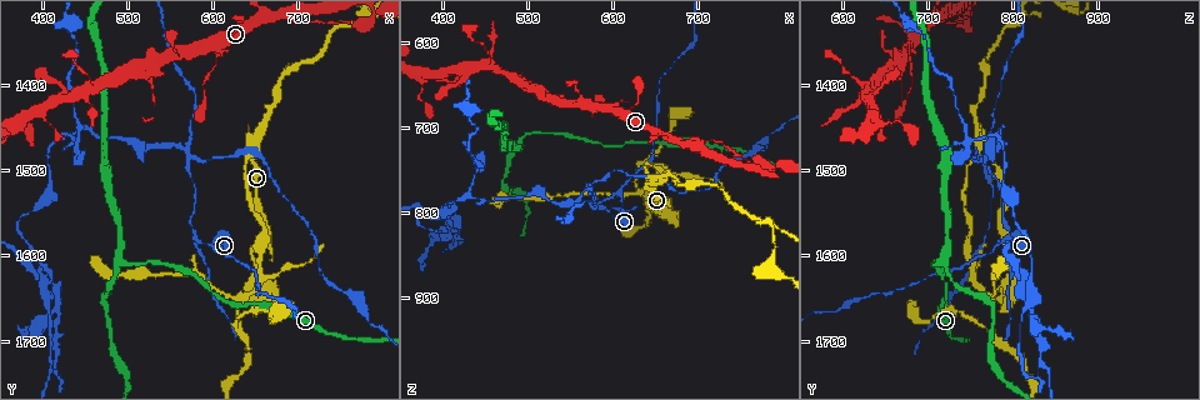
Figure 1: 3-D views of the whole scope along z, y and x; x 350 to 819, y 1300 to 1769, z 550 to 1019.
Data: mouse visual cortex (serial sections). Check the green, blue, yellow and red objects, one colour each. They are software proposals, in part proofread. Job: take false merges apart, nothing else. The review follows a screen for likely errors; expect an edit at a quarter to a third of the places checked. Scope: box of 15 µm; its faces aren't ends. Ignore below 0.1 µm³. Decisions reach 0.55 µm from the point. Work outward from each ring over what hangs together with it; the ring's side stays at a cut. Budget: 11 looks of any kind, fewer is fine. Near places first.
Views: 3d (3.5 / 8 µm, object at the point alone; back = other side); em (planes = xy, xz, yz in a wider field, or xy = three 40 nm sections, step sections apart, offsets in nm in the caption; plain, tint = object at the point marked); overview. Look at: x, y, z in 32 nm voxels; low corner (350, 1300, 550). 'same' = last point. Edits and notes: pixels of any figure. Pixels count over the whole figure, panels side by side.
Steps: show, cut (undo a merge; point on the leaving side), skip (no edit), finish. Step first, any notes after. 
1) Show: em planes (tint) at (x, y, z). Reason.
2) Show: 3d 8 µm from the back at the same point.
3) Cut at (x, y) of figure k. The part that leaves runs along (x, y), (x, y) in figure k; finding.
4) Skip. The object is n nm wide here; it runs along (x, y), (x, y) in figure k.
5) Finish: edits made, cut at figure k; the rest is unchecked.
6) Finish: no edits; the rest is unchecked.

Show: 3d 3.5 µm at (490, 1610, 720). Abrupt turn.

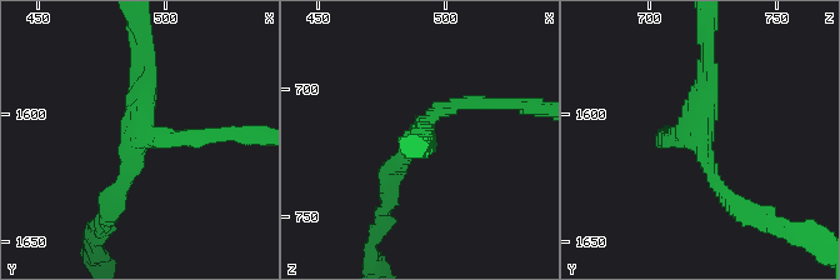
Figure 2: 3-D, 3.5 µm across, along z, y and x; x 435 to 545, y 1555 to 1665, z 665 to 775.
Show: em planes (tint) at (492, 1607, 715). 3 arms meet here; the arms are 200, 200, 250 nm wide; now the EM.

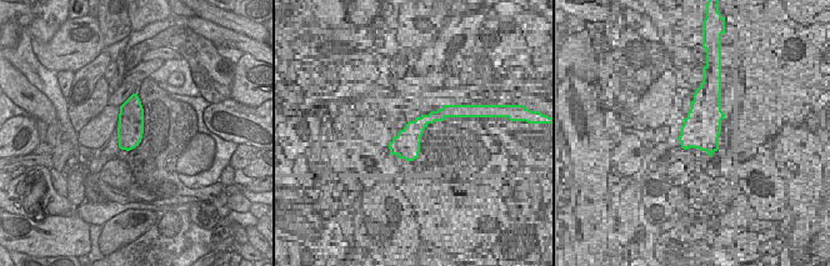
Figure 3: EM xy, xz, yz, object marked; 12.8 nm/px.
Skip. It runs along (213, 135), (144, 135), (148, 54) in figure 2; all the same cell.

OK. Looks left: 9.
Show: 3d 3.5 µm at (435, 1415, 630). A fork.

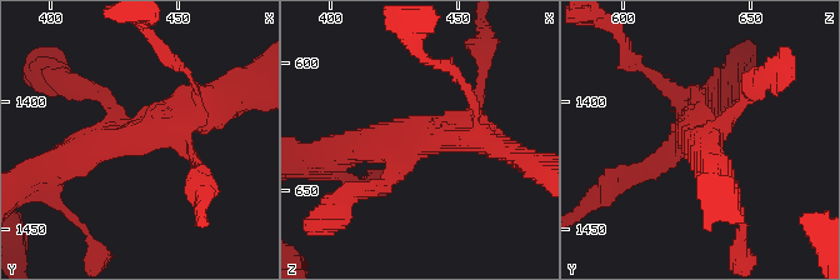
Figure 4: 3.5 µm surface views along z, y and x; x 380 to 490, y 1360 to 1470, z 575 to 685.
Show: em xy step 1 (tint) at (436, 1414, 627).

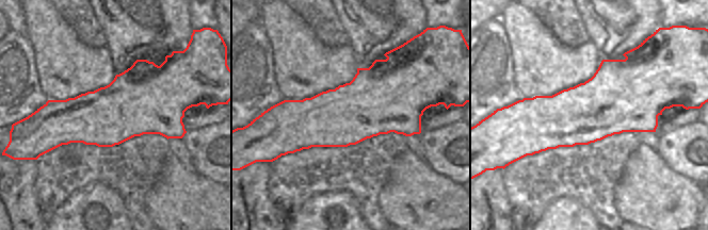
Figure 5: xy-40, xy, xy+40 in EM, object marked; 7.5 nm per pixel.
Skip. It runs along (215, 108), (66, 161) in figure 4; continuous, no second cell.

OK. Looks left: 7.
Show: 3d 3.5 µm at (600, 1590, 780). Three-way junction.

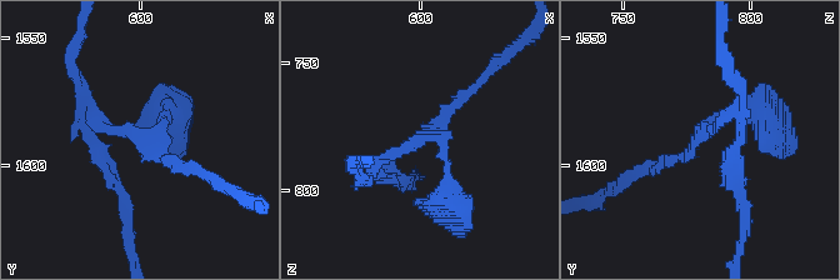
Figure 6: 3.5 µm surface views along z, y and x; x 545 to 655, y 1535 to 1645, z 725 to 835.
Show: em xy step 3 (tint) at (602, 1590, 778). 3 arms meet here; the arms are 150, 150, 250 nm wide.

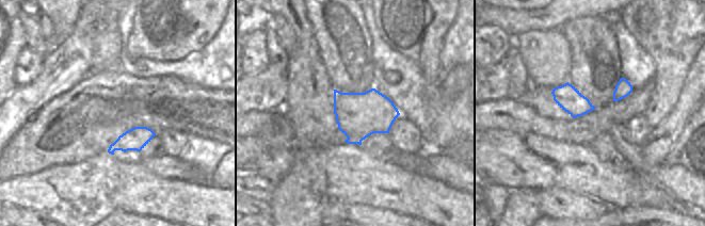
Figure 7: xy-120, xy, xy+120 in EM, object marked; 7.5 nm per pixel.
Skip. One cell here.

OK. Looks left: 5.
Show: 3d 3.5 µm at (645, 1470, 765). A fork.

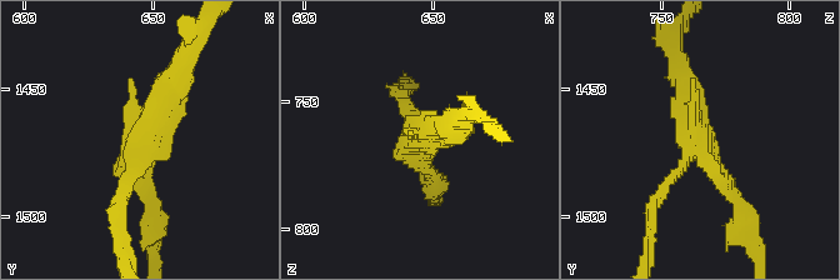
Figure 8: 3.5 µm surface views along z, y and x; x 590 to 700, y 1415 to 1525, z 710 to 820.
Show: em xy step 1 (tint) at (644, 1473, 764). 3 arms meet here; the arms are 150, 150, 300 nm wide.

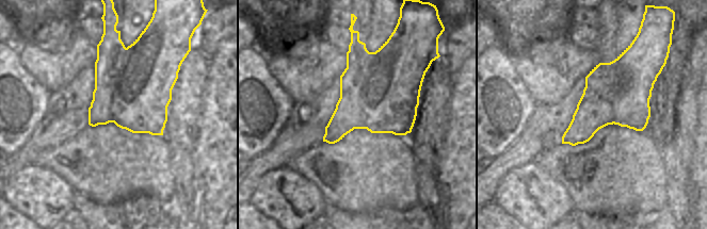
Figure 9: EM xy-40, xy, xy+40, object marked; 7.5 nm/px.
Cut at (166, 78) of figure 8. The object is 600 nm wide here; the part that leaves runs along (139, 148), (120, 198), (124, 255) in figure 8; two cells meet here.

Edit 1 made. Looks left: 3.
Finish: edits made, cut at figure 8; the rest is unchecked.

